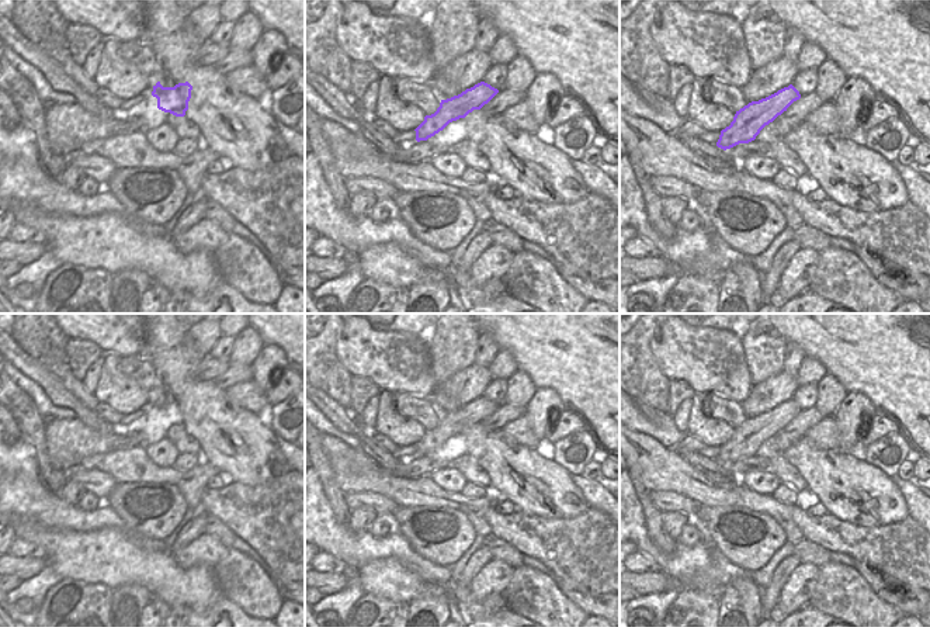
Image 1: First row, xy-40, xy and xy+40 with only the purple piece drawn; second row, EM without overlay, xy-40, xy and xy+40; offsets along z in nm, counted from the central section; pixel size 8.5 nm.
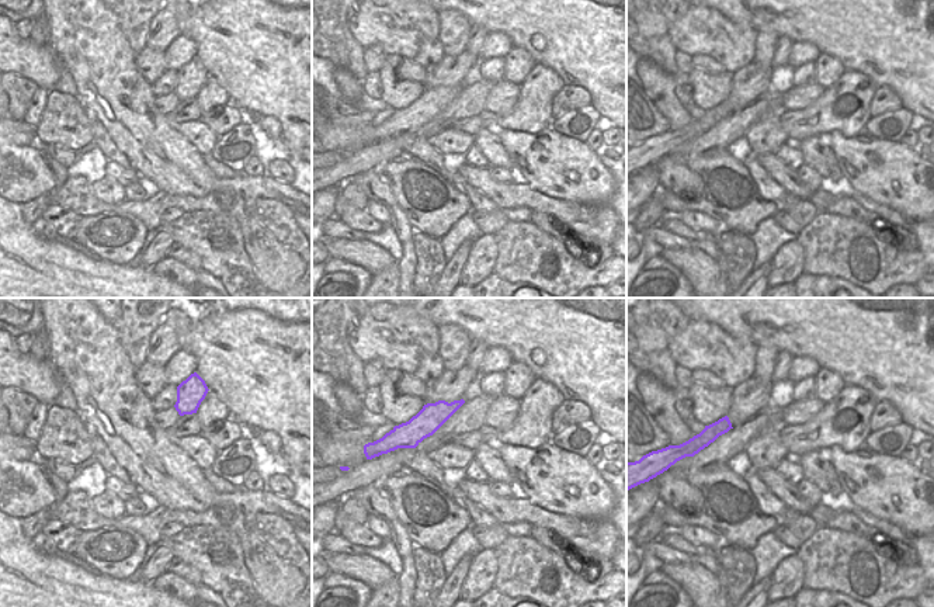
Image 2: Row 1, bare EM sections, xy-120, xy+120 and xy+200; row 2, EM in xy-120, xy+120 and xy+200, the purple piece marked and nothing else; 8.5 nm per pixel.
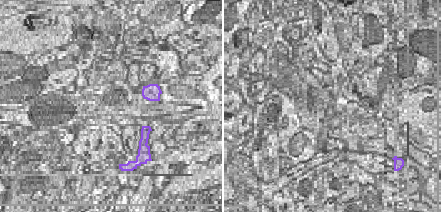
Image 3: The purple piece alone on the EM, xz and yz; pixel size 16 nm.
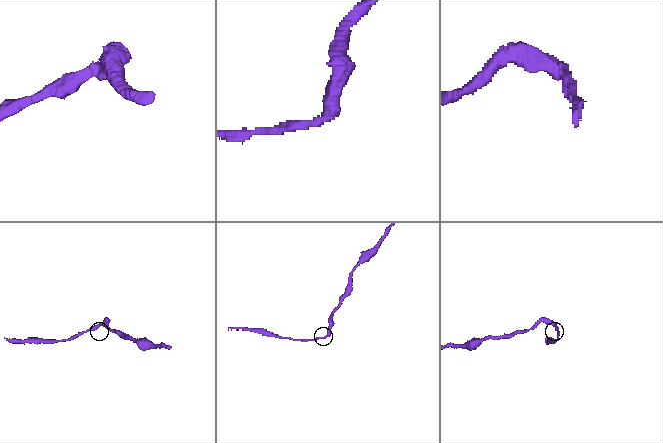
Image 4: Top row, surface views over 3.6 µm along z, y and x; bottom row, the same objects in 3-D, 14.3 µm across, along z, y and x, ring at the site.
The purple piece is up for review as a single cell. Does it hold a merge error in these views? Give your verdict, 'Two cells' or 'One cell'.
Two cells.

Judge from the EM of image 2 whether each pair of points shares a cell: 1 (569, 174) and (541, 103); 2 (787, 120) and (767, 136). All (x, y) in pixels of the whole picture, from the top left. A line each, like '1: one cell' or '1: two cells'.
1: two cells
2: two cells

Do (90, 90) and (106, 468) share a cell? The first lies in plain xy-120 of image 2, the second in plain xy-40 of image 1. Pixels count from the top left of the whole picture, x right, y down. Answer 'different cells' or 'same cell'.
different cells

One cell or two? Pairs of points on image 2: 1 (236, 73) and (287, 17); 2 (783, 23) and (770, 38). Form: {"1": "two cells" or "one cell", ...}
{"1": "one cell", "2": "two cells"}

